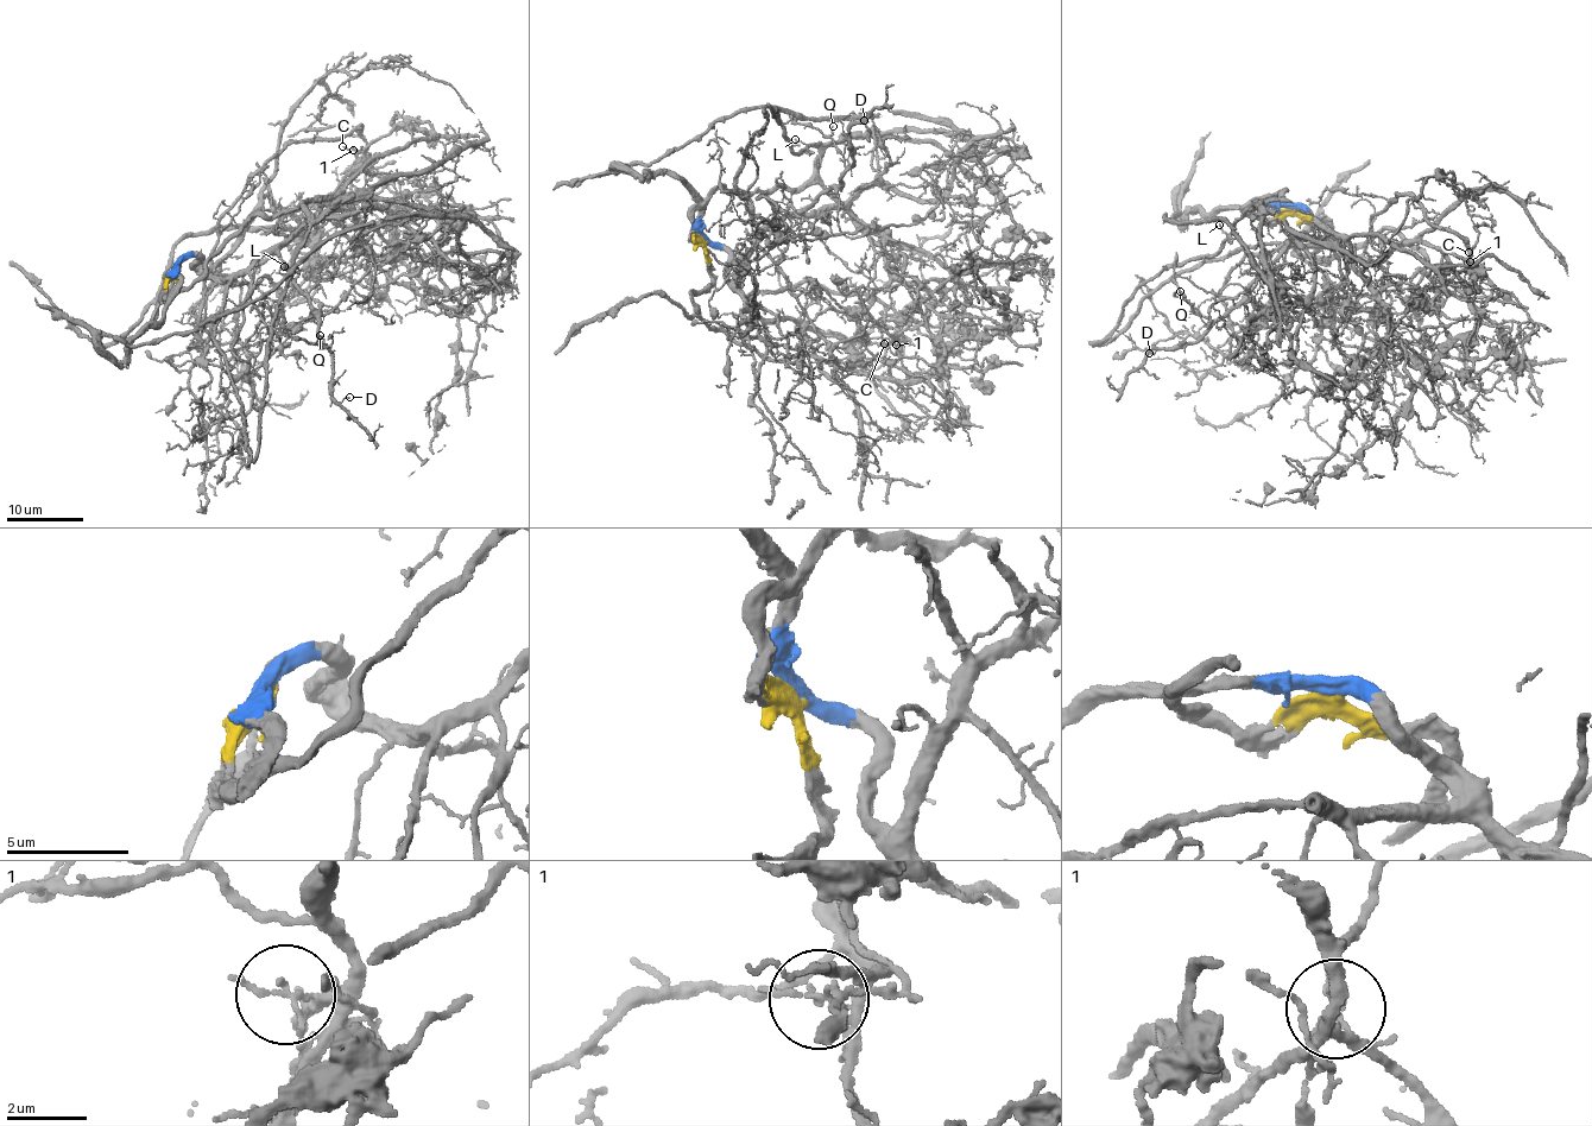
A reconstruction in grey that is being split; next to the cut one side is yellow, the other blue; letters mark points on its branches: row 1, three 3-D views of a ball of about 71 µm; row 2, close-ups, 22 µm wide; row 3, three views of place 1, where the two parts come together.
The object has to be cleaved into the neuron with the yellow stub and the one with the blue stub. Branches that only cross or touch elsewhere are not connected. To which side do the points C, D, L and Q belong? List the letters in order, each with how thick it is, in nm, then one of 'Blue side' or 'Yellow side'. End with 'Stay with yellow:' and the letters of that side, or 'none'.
C: Thickness 120 nm. Blue side
D: Thickness 130 nm. Blue side
L: Thickness 130 nm. Yellow side
Q: Thickness 50 nm. Blue side
Stay with yellow: L

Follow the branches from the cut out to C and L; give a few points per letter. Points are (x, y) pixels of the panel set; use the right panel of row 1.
C: (1292, 207), (1358, 254), (1372, 215), (1408, 195), (1428, 223), (1465, 244), (1470, 264), (1469, 252)
L: (1292, 208), (1258, 219), (1245, 210), (1282, 190), (1289, 206), (1261, 203), (1227, 233), (1219, 223)

